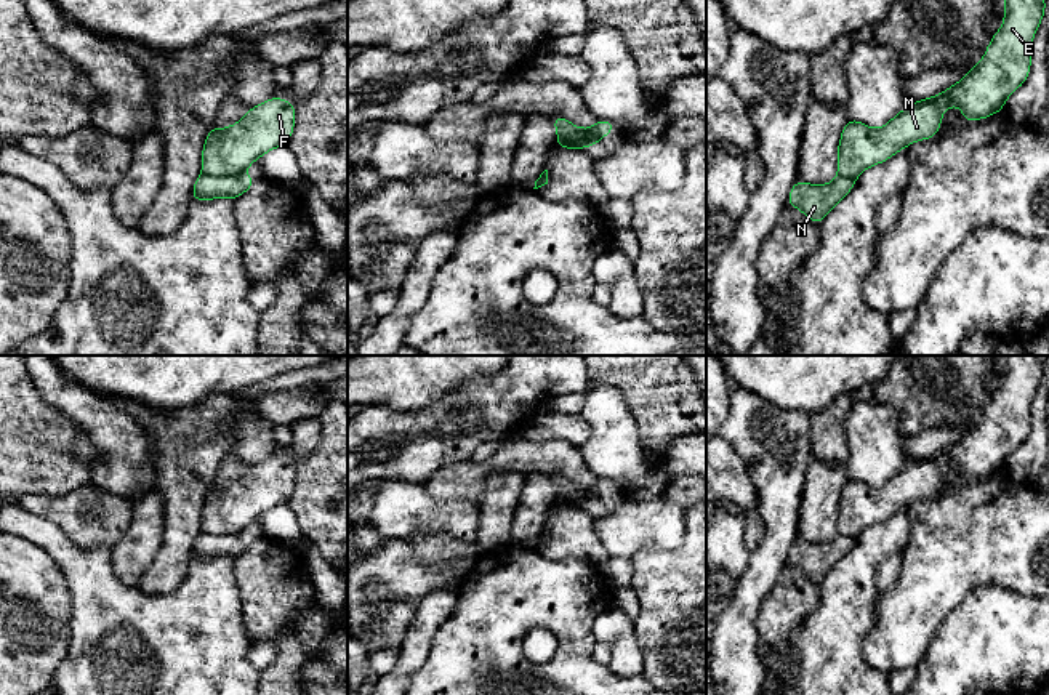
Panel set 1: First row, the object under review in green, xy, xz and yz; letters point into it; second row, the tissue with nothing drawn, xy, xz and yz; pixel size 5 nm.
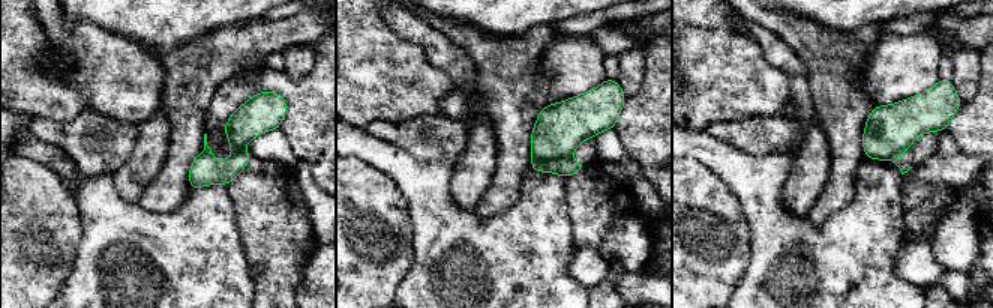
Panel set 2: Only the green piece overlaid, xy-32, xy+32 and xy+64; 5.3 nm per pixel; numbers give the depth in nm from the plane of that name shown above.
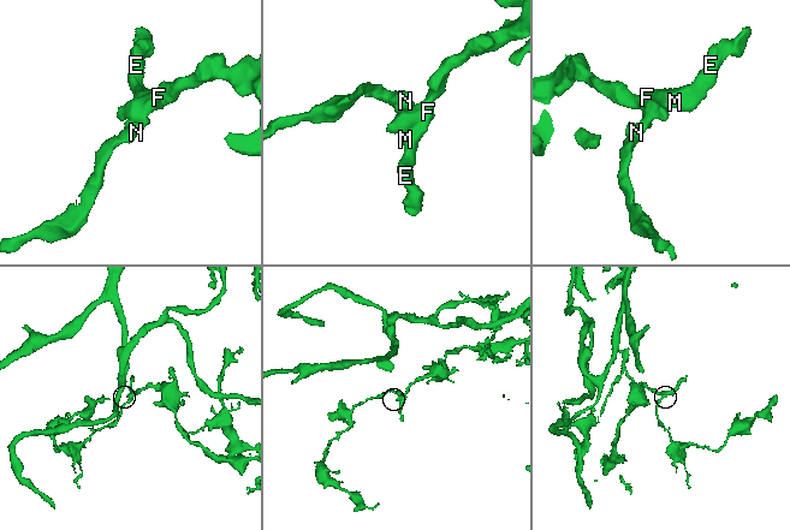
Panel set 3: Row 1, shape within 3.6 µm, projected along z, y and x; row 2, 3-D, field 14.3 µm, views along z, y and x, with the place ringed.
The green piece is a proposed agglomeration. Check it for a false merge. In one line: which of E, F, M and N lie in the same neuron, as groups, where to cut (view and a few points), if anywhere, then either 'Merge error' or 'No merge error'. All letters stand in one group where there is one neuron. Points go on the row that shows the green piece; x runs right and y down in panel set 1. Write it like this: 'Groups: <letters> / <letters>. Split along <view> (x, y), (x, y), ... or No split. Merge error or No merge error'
Groups: E F M / N. Split along xy (244, 170), (234, 175), (202, 173). Merge error

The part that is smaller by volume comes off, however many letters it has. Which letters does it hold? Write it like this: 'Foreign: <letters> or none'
Foreign: N

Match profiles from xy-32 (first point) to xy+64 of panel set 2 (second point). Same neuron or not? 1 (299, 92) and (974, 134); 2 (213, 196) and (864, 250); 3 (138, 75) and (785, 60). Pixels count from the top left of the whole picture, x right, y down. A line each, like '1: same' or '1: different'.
1: same
2: same
3: same

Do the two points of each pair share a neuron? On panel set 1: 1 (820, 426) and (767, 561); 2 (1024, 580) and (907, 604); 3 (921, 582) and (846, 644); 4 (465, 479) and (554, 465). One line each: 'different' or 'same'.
1: different
2: same
3: different
4: same

